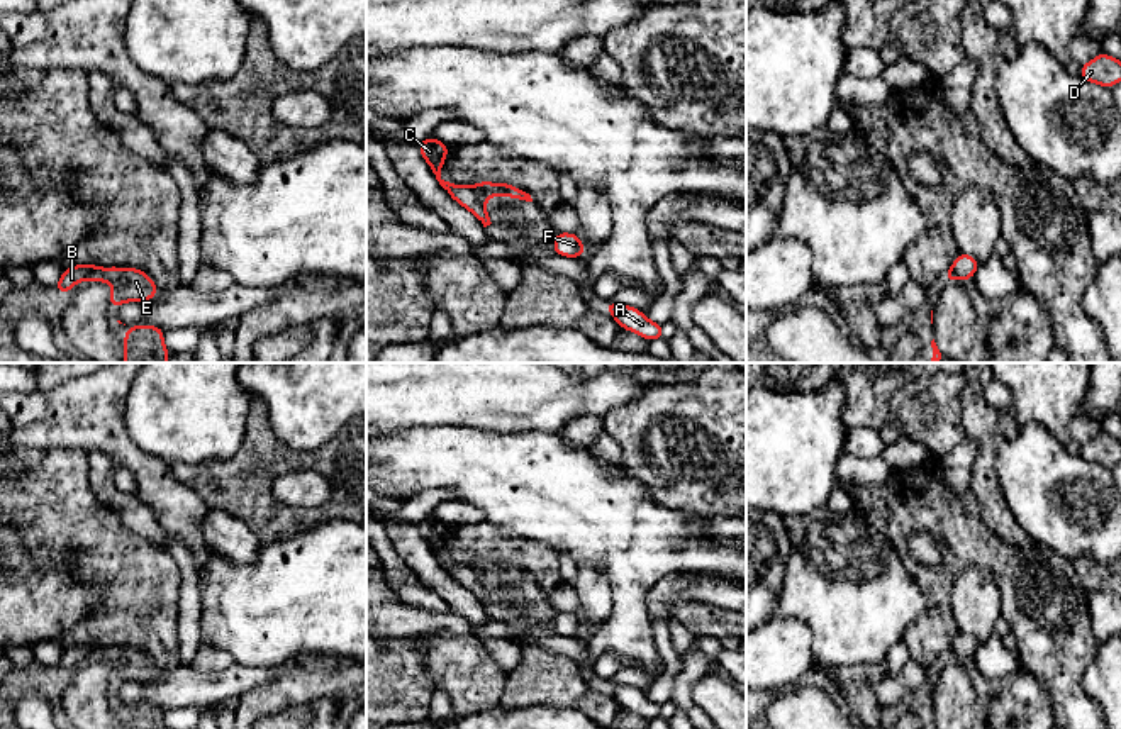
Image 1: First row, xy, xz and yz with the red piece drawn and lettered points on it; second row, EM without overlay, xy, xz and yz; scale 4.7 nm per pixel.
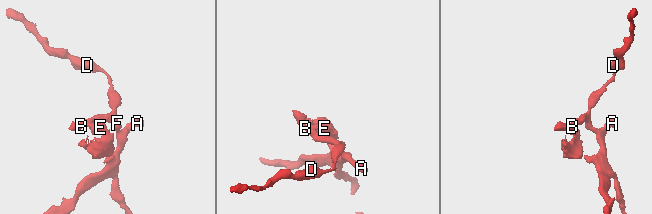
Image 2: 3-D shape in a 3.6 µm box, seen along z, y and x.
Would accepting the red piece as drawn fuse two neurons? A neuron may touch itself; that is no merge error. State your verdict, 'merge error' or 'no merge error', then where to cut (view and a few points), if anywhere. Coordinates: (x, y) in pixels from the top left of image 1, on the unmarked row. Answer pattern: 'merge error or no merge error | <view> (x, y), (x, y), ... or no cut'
merge error | xy (97, 646), (87, 656)

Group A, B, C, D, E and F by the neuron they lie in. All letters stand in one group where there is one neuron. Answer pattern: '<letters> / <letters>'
A B C D F / E

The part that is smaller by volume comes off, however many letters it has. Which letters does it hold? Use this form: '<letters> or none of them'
E

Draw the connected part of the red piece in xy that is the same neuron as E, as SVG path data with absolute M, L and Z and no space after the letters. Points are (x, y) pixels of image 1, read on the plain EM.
M97 646L88 659L114 665L109 687L120 687L124 682L149 682L158 671L153 658L137 648Z

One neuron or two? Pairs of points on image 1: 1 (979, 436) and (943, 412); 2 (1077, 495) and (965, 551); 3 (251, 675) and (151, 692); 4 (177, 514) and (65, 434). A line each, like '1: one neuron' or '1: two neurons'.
1: two neurons
2: two neurons
3: one neuron
4: one neuron

